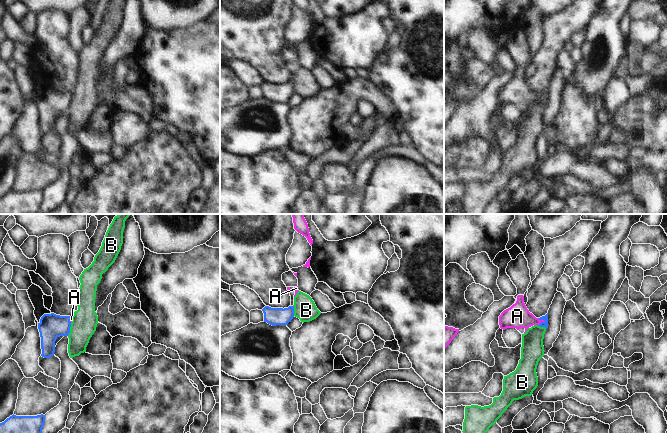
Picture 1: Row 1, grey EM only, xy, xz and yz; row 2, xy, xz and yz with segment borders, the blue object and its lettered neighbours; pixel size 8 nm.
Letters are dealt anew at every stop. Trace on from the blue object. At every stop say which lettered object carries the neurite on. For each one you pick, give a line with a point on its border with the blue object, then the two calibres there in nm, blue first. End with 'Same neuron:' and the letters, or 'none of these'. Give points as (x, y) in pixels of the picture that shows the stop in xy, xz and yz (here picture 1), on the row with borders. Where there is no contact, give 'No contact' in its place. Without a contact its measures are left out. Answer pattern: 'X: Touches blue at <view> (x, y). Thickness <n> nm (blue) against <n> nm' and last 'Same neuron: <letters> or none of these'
A: Touches blue at yz (541, 322). Thickness 50 nm (blue) against 190 nm
Same neuron: A

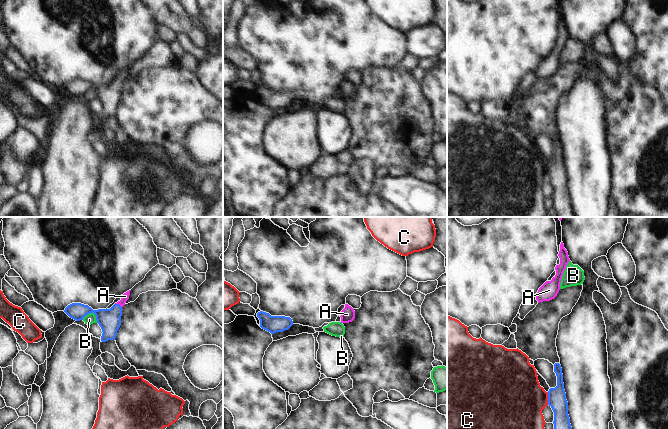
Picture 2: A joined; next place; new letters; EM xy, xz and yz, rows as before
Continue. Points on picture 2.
A: Touches blue at xy (118, 304). Thickness 180 nm (blue) against 60 nm
Same neuron: A

